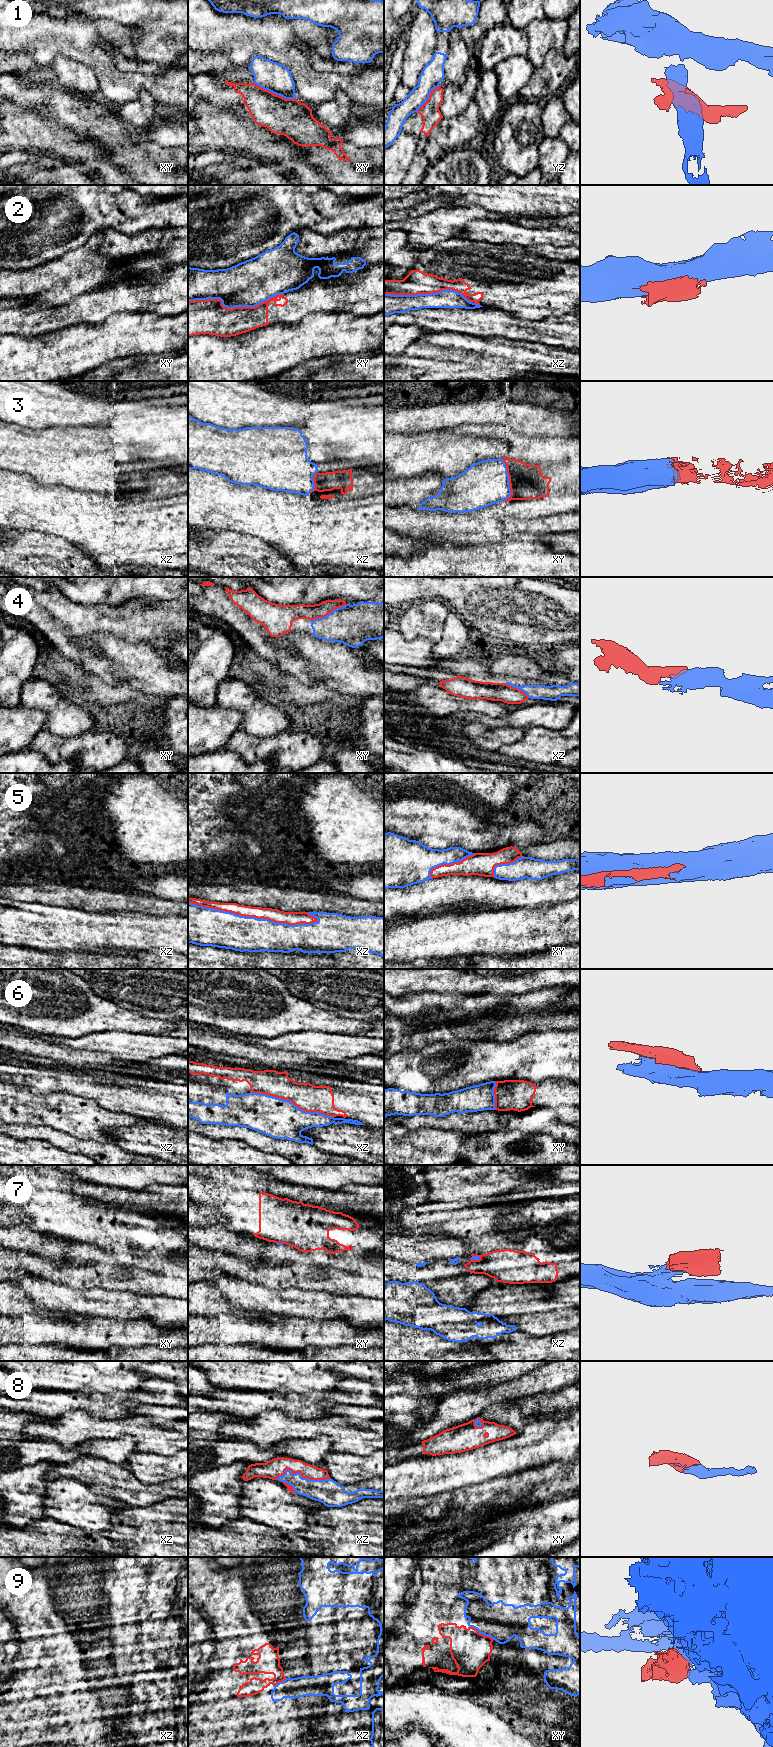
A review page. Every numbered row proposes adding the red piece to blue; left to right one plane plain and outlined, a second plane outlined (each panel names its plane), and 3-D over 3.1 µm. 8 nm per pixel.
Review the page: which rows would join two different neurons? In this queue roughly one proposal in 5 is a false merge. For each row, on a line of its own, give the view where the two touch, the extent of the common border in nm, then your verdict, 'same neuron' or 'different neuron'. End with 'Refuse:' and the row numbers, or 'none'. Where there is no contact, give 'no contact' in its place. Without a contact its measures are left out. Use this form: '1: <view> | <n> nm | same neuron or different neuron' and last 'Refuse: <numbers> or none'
1: xy | 360 nm | different neuron
2: xy | 750 nm | different neuron
3: xy | 340 nm | same neuron
4: xy | 300 nm | same neuron
5: xz | 1050 nm | different neuron
6: xz | 700 nm | different neuron
7: xz | 80 nm | different neuron
8: xz | 440 nm | same neuron
9: xy | 220 nm | different neuron
Refuse: 1, 2, 5, 6, 7, 9

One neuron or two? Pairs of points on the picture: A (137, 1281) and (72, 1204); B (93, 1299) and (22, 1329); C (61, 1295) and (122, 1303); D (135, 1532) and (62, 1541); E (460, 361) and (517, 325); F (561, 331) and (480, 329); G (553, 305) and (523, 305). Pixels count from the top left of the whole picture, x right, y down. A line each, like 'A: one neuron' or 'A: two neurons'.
A: two neurons
B: two neurons
C: one neuron
D: one neuron
E: two neurons
F: one neuron
G: one neuron

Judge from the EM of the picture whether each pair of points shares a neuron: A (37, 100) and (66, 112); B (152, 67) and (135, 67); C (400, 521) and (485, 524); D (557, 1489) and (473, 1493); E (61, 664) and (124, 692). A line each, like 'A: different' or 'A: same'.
A: same
B: same
C: same
D: same
E: same

